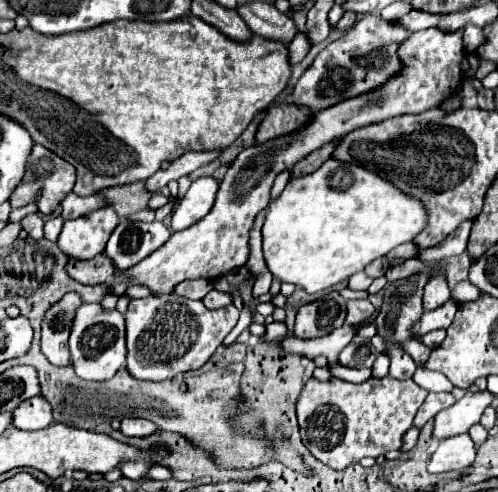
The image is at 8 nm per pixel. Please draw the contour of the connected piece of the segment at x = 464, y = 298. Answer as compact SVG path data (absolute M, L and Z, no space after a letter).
M461 282L461 284L457 284L457 288L453 292L453 298L459 300L459 302L471 302L473 298L479 298L479 294L481 292L471 282Z

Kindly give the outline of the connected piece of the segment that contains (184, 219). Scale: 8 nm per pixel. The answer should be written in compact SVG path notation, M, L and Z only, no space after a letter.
M201 176L197 178L191 188L187 190L187 194L181 198L179 206L173 212L173 232L177 230L185 230L189 226L193 226L195 222L199 222L201 218L205 218L209 214L209 210L213 208L215 196L219 190L219 180L215 180L213 176Z

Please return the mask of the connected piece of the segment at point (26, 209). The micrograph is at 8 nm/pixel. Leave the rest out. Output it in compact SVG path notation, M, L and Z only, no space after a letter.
M28 204L27 206L24 206L22 208L13 209L9 216L9 222L21 221L27 215L36 212L38 212L36 204Z

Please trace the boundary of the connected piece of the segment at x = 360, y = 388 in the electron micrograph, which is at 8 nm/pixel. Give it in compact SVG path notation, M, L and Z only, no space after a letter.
M389 376L369 378L361 384L339 378L331 378L329 382L311 378L297 402L301 440L317 460L335 470L345 470L369 456L385 456L403 446L403 436L413 426L413 418L427 394L413 380L395 380Z

